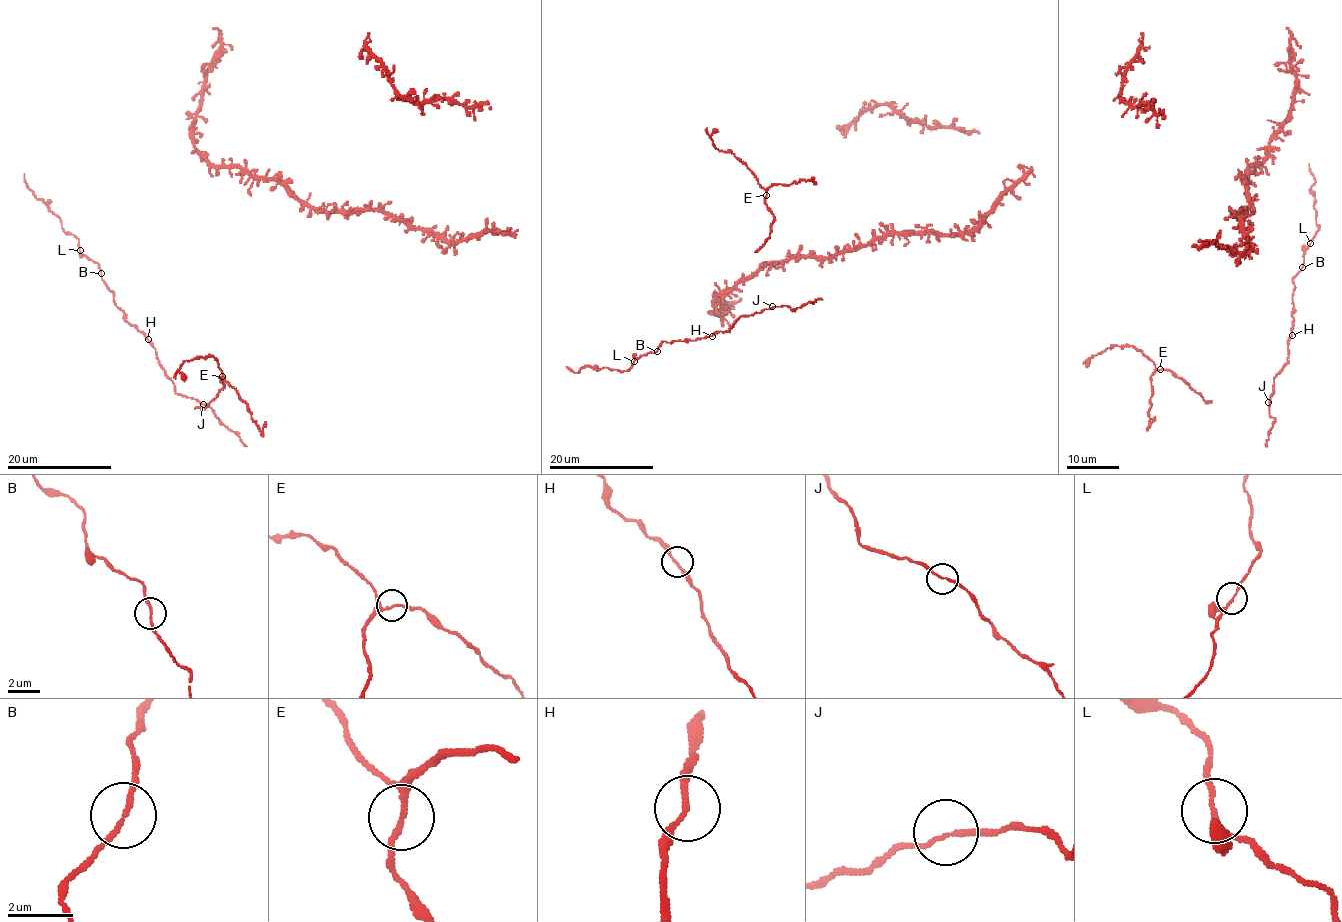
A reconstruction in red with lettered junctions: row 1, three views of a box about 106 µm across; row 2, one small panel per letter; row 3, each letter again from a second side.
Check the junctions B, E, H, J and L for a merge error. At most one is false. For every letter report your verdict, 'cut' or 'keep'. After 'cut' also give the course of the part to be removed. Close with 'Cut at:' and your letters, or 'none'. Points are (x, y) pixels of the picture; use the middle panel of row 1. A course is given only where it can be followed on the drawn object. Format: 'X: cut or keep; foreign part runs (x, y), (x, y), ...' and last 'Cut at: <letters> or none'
B: keep
E: keep
H: keep
J: keep
L: keep
Cut at: none

